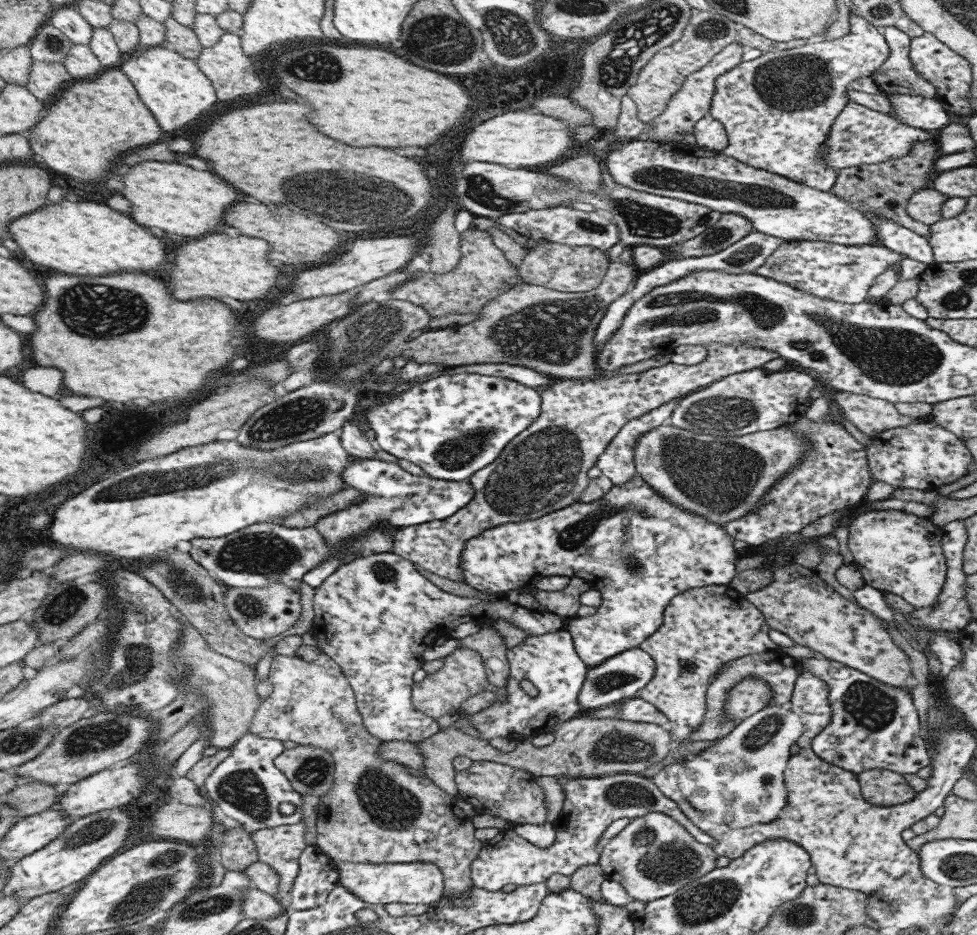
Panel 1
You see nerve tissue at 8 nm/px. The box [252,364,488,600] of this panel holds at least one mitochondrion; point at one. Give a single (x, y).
(318, 472)

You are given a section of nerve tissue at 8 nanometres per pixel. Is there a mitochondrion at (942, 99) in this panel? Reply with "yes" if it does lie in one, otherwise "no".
no

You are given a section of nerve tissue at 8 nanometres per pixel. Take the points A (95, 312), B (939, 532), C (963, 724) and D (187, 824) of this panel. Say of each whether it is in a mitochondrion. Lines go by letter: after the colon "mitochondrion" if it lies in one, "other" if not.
A: mitochondrion
B: other
C: other
D: other

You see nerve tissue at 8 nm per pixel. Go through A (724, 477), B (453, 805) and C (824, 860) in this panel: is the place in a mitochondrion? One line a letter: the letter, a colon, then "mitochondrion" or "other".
A: mitochondrion
B: other
C: other

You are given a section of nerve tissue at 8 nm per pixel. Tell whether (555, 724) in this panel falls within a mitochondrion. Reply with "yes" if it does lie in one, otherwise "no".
no

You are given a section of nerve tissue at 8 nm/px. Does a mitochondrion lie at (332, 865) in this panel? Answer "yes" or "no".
no

